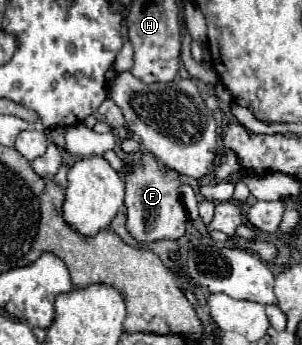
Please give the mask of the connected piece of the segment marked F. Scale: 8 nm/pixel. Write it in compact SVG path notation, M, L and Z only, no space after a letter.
M152 160L148 164L134 166L124 178L124 182L126 182L126 214L128 214L126 226L128 226L128 232L138 242L182 238L188 222L188 214L184 204L178 198L180 180L176 172L170 172L170 174L160 172L160 162Z

